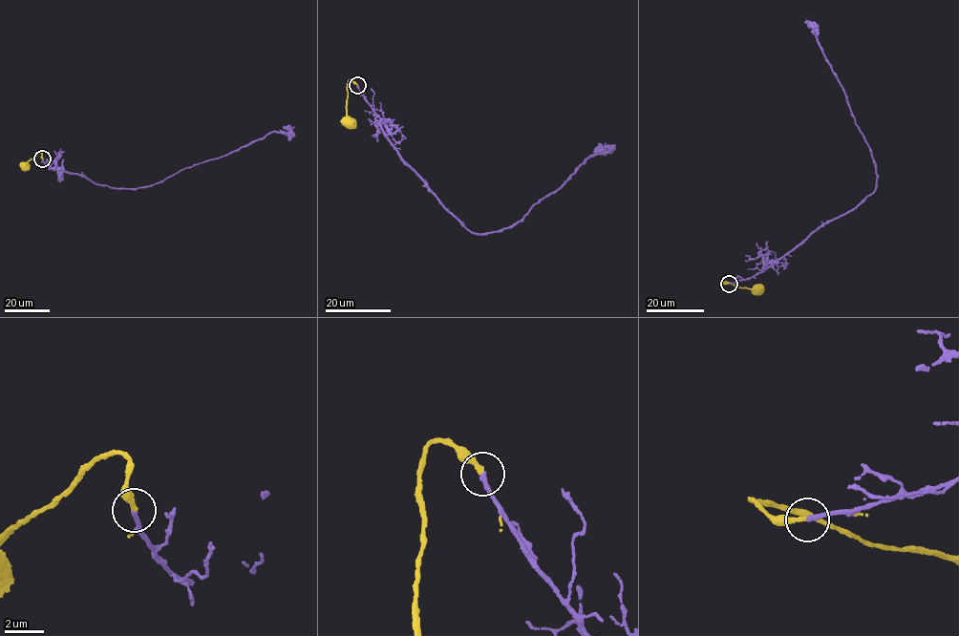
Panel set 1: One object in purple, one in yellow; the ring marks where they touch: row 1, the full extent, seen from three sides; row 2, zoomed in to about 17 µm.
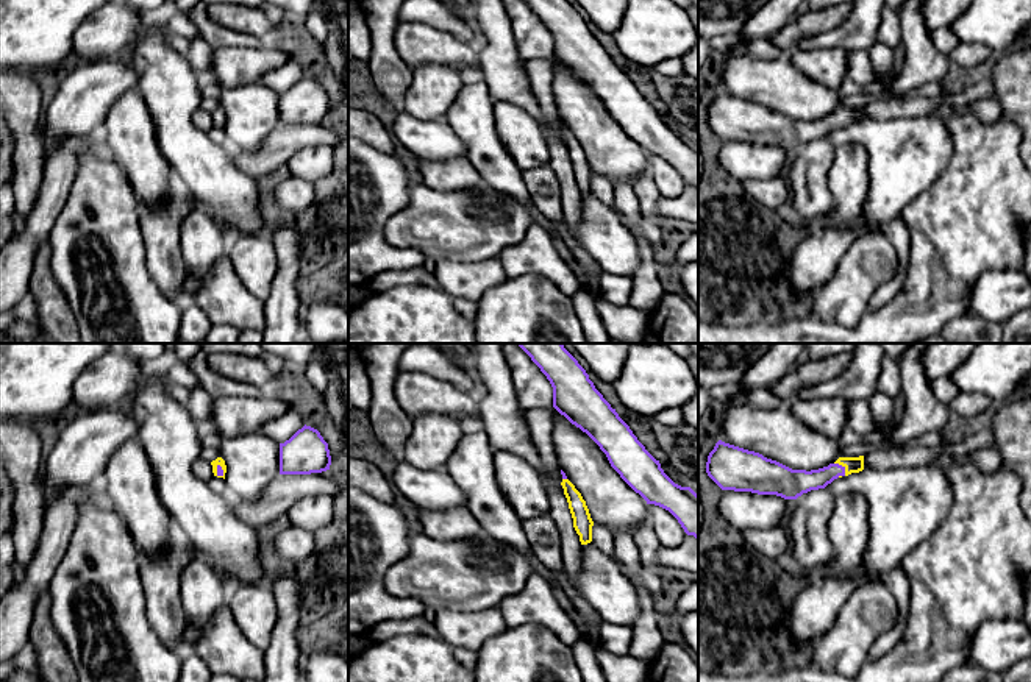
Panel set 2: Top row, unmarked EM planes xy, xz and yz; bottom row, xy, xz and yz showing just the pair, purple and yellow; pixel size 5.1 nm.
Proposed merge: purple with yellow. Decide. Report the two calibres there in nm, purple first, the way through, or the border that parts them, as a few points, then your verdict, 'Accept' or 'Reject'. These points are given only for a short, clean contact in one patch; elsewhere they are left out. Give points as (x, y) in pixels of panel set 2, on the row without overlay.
Thickness 130 nm (purple) against 80 nm. Accept

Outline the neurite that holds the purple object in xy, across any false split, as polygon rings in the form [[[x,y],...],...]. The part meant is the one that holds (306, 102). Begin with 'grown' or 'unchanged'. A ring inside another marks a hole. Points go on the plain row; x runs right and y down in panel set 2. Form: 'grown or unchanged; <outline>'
unchanged; [[[303,76],[289,91],[280,94],[280,125],[311,125],[330,120],[328,94],[320,83]]]

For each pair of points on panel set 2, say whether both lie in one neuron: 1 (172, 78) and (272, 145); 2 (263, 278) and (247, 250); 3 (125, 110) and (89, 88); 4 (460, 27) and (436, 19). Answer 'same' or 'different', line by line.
1: different
2: same
3: different
4: same

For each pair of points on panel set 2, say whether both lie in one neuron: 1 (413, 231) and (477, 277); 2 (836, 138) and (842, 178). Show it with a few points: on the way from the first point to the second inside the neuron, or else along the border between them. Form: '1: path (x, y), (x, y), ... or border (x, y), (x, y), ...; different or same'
1: border (489, 259), (439, 259), (436, 262); different
2: border (836, 145), (858, 142), (864, 149), (867, 167); different

